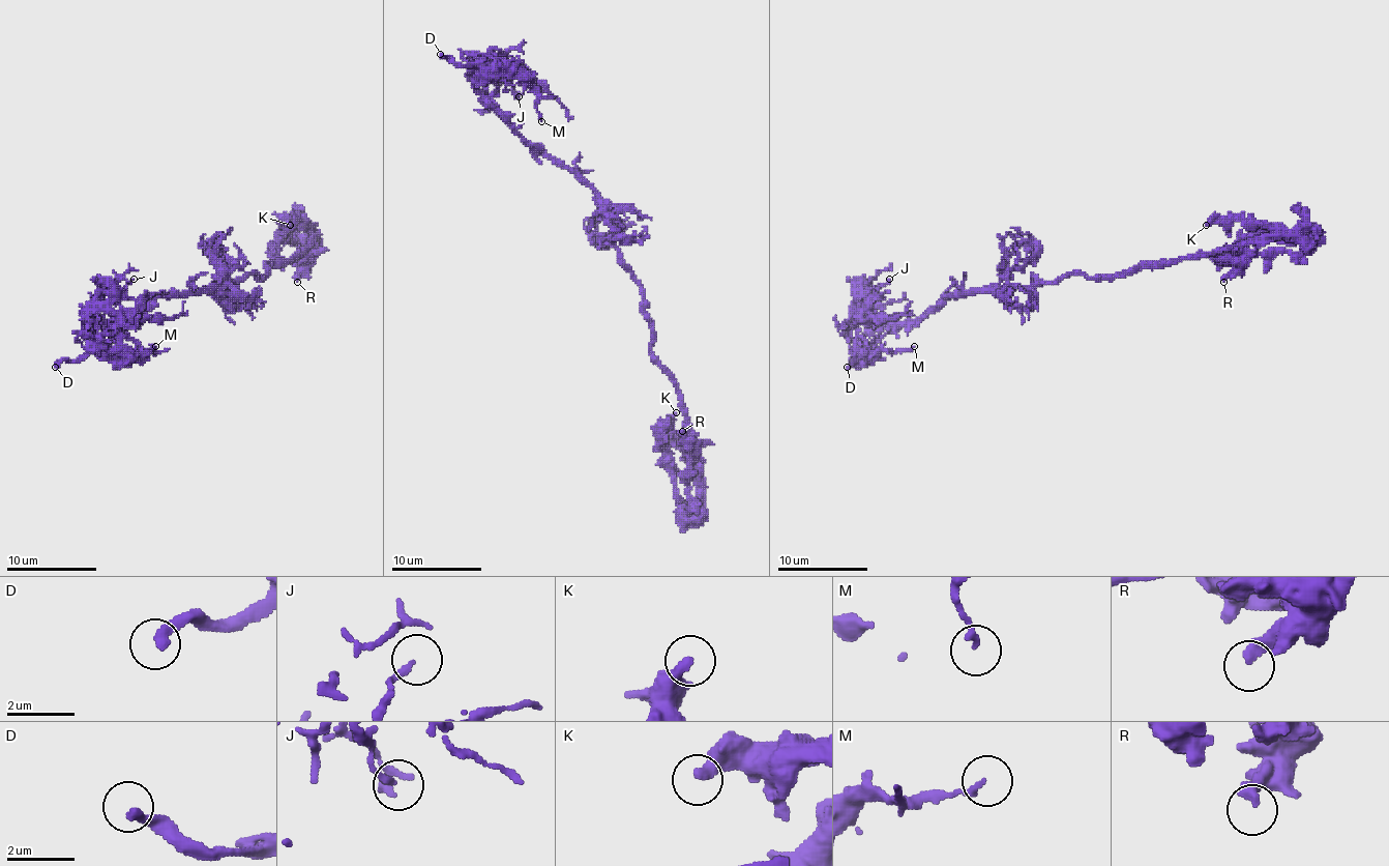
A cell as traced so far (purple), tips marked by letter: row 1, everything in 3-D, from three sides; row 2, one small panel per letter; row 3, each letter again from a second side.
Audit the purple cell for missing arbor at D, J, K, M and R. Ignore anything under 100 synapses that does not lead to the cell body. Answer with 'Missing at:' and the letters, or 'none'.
Missing at: D

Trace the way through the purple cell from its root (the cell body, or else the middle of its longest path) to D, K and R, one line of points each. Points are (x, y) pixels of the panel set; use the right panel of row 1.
D: (1056, 282), (950, 292), (914, 319), (889, 322), (872, 330), (860, 344), (858, 359), (847, 367)
K: (1056, 282), (1067, 275), (1114, 277), (1161, 268), (1262, 241), (1271, 232), (1242, 221), (1206, 225)
R: (1056, 282), (1067, 275), (1114, 277), (1143, 268), (1161, 268), (1194, 255), (1233, 250), (1235, 270), (1223, 282)

